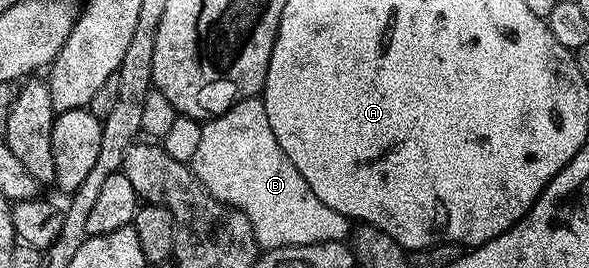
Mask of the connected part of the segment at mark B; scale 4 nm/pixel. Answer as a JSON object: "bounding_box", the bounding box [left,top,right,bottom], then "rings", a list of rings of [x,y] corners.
{"bounding_box":[193,98,352,251],"rings":[[[262,98],[241,101],[200,126],[193,170],[203,188],[213,198],[221,201],[226,207],[236,207],[238,211],[245,213],[245,217],[249,217],[260,248],[272,251],[278,247],[337,243],[346,240],[352,234],[352,220],[329,209],[329,205],[325,205],[325,201],[321,201],[321,197],[317,197],[317,193],[309,189],[305,177],[297,173],[293,161],[285,157],[281,145],[277,145],[277,137],[273,137],[273,129],[269,129],[269,117],[265,113]]]}

